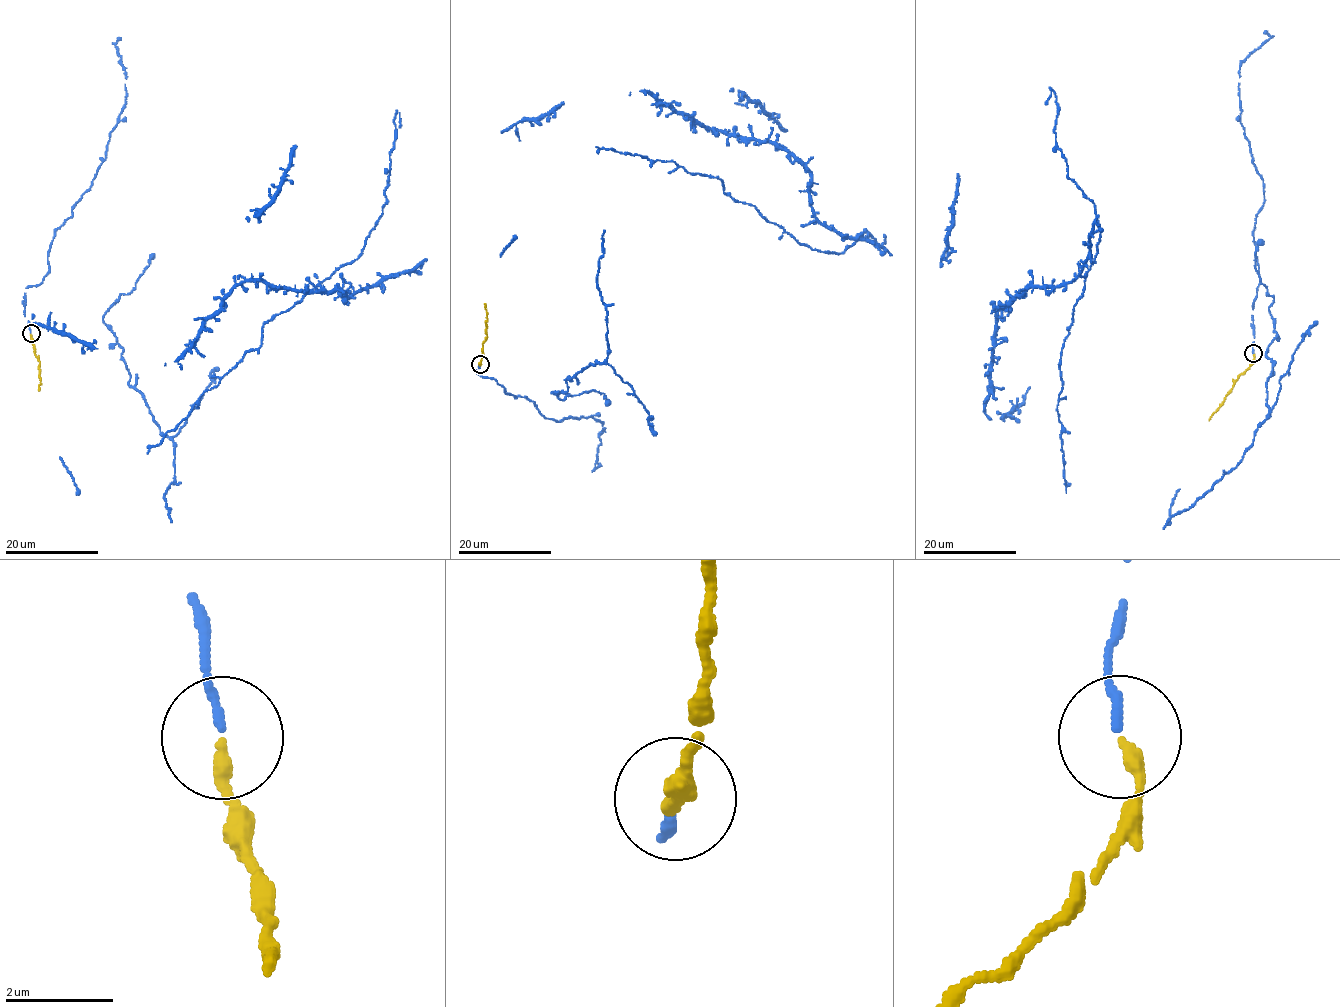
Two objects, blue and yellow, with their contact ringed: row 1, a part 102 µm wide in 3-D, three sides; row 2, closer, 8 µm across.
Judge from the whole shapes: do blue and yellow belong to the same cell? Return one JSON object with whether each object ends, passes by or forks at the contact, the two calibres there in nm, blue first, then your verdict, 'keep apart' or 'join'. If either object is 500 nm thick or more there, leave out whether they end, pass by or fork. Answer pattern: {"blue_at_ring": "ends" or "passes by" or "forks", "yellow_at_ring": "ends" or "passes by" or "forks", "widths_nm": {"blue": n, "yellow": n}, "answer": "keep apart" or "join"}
{"blue_at_ring": "ends", "yellow_at_ring": "ends", "widths_nm": {"blue": 140, "yellow": 240}, "answer": "join"}

